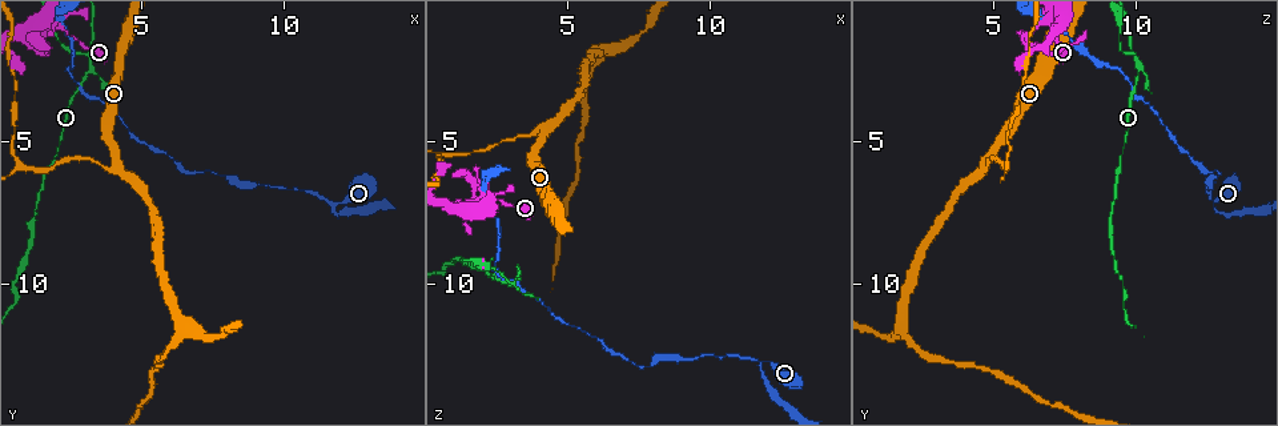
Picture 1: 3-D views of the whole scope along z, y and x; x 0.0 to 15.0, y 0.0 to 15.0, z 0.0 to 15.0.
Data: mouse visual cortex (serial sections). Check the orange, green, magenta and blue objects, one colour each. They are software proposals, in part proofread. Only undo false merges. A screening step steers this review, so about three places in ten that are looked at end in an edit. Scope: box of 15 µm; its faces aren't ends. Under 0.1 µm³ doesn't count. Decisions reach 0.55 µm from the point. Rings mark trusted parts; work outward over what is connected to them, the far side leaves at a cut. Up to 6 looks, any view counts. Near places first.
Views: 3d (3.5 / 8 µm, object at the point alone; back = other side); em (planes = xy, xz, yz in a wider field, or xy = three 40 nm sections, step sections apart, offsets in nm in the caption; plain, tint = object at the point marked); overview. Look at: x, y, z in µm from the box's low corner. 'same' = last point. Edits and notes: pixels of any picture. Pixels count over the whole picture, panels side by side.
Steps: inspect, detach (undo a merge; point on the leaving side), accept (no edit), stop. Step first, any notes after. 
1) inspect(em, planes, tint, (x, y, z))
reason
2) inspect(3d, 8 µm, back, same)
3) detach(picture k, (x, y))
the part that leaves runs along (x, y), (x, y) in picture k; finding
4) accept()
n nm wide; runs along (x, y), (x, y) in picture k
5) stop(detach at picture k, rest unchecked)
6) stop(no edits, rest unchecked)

inspect(3d, 3.5 µm, (3.2, 2.0, 10.0))

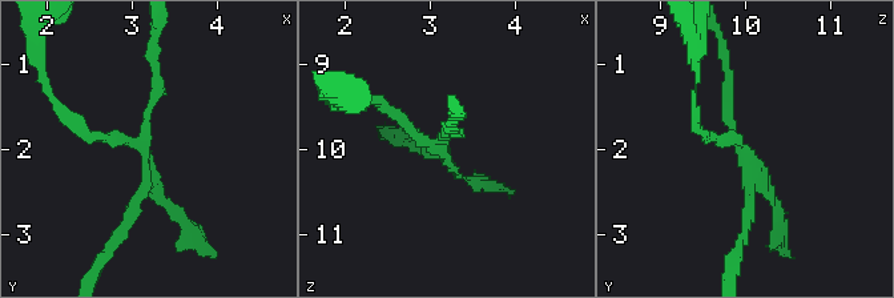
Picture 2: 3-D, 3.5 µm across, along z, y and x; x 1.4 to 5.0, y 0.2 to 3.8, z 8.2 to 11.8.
inspect(em, xy, step 5, tint, (3.15, 2.05, 10.05))
now the EM

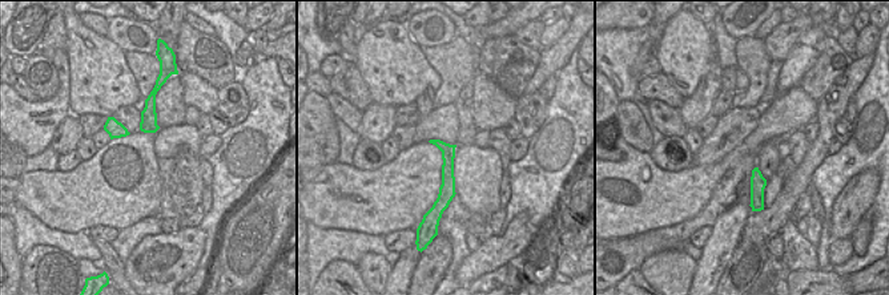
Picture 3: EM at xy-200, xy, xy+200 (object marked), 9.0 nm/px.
inspect(em, xy, step 2, tint, same)

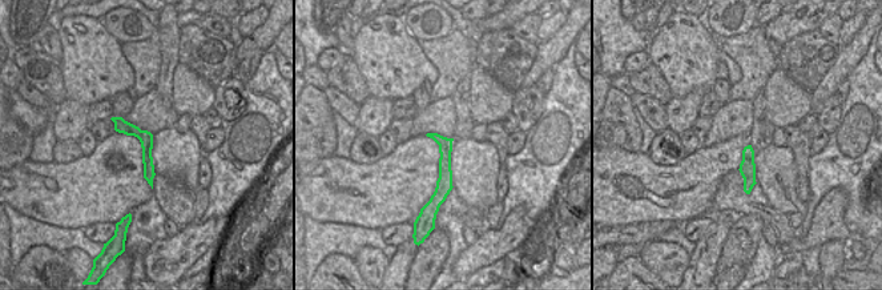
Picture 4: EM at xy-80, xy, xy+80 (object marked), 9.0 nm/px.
detach(picture 2, (397, 113))
120 nm wide; the part that leaves runs along (446, 160), (377, 99), (365, 99) in picture 2; two cells meet here

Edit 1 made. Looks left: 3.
inspect(overview)

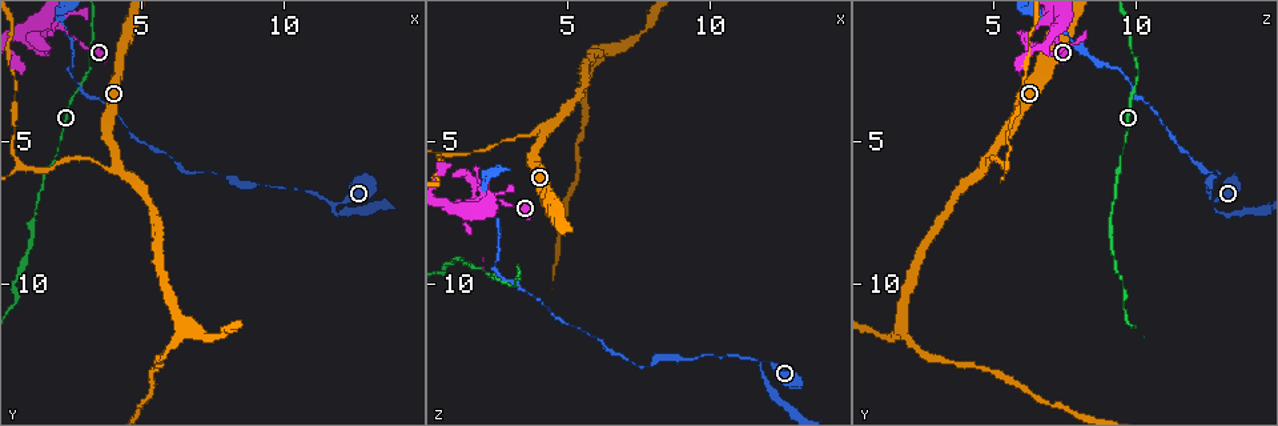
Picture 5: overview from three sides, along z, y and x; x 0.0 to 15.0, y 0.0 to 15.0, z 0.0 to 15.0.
inspect(3d, 8 µm, (1.1, 1.7, 7.5))
abrupt turn

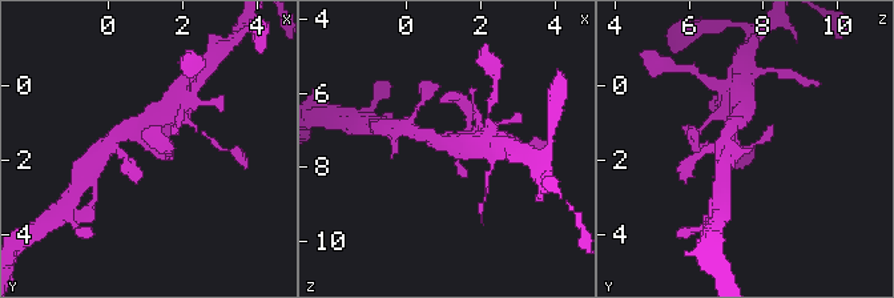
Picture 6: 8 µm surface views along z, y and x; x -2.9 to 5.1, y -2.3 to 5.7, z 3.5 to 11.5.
inspect(em, xy, step 3, tint, same)
now the EM

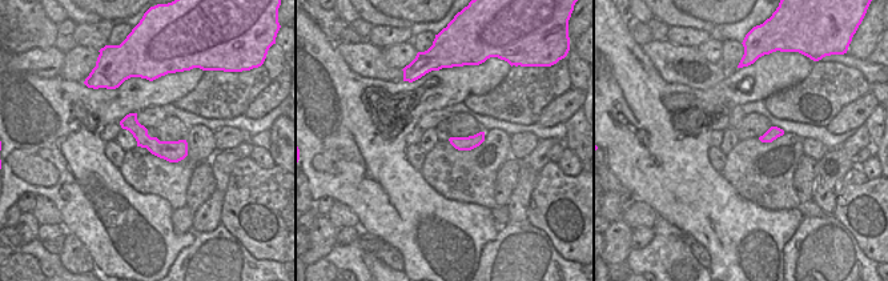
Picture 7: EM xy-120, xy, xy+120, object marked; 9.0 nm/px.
accept()
runs along (124, 123), (157, 148), (184, 152) in picture 7; continuous, no second cell

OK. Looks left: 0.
stop(detach at picture 2, rest unchecked)

